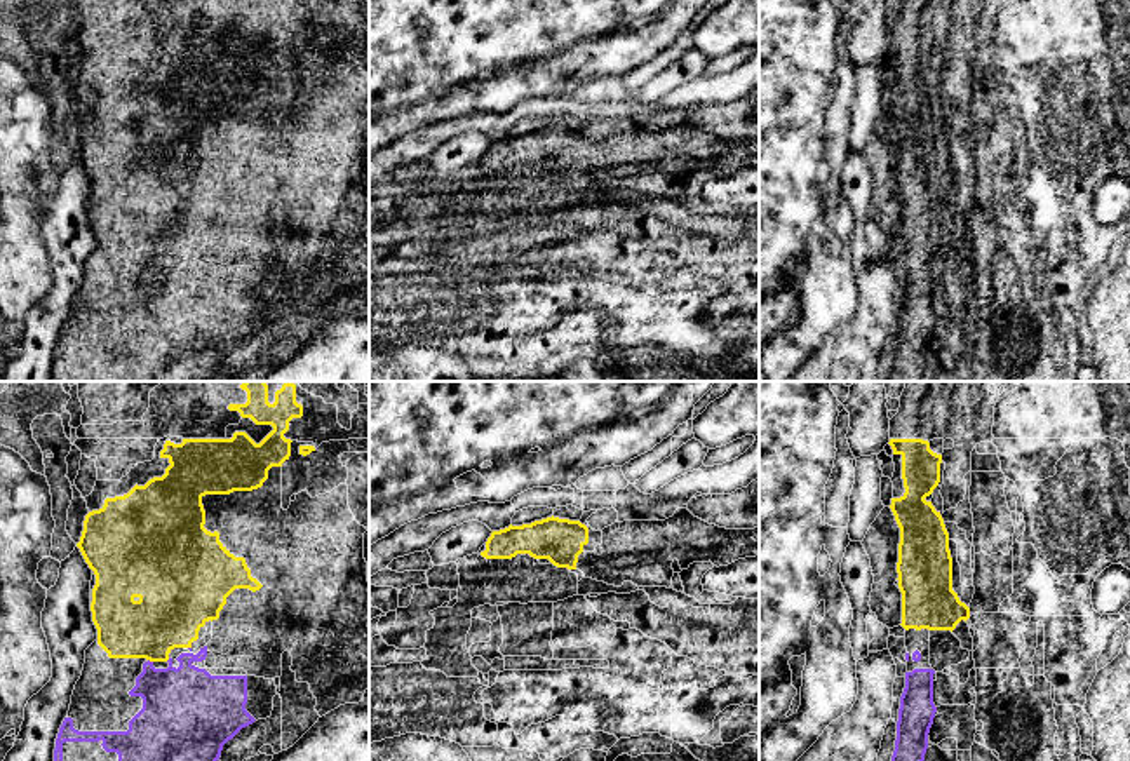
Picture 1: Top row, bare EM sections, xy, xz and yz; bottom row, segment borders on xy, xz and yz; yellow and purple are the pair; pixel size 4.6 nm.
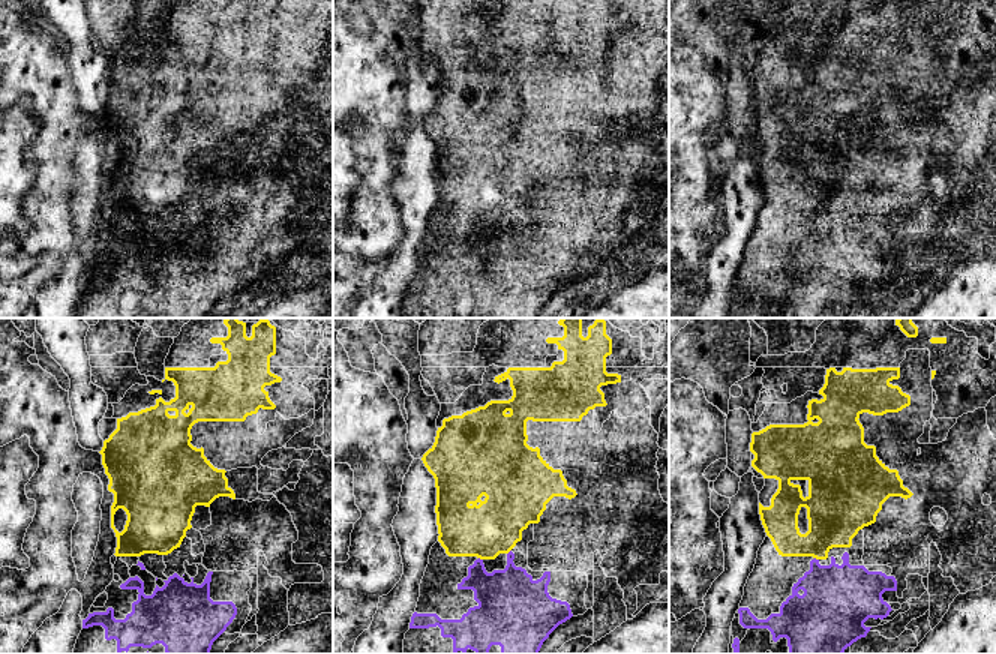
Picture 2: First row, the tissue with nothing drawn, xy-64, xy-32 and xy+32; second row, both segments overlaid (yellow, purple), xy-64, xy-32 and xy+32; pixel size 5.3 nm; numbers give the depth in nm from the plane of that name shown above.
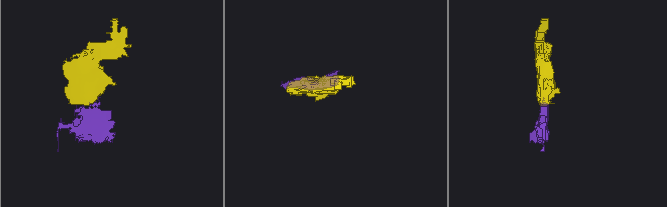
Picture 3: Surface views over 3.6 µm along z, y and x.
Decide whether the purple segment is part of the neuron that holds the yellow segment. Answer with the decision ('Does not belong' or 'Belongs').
Belongs

